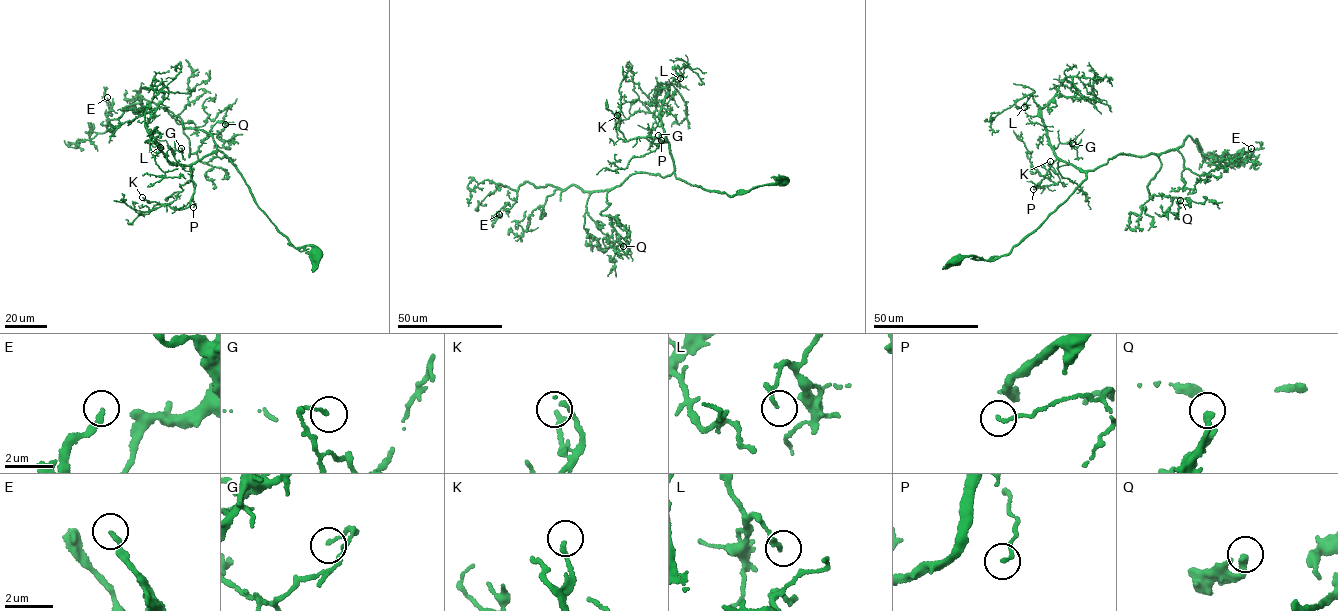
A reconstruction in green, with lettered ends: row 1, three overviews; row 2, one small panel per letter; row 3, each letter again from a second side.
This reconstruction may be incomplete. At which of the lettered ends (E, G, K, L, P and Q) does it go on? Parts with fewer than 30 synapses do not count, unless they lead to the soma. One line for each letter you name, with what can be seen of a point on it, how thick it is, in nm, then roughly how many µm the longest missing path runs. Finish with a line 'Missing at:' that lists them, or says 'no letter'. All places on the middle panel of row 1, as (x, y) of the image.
Missing at: no letter

